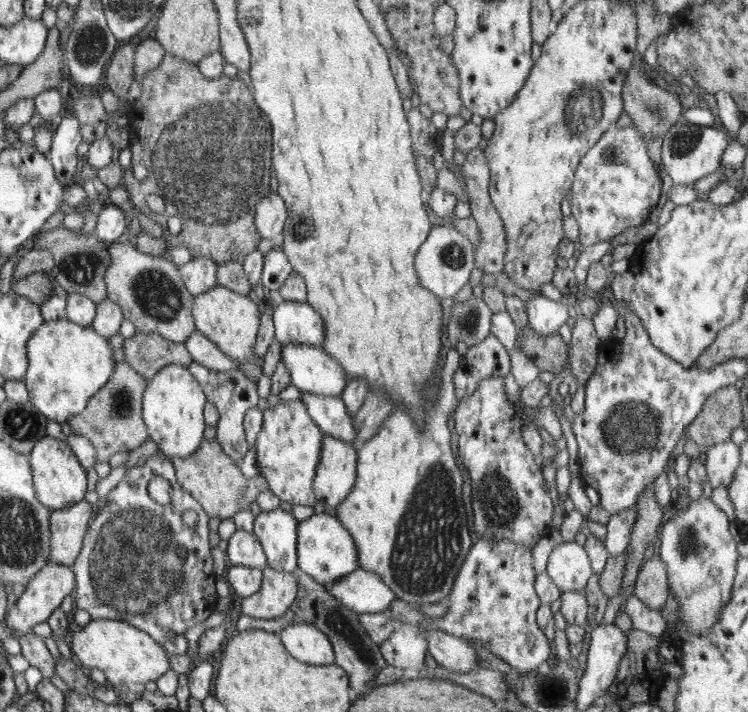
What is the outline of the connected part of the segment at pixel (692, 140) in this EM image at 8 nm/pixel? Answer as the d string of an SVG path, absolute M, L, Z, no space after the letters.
M705 105L689 109L683 117L683 121L673 126L663 137L661 165L672 178L673 184L692 186L700 178L720 170L720 159L730 141L719 127L717 118Z

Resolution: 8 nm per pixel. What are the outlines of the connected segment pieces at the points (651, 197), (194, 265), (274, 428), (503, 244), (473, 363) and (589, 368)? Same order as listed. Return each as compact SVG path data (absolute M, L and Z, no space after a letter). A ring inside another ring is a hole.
M614 126L601 140L586 152L577 166L576 178L570 187L572 217L579 228L580 244L592 246L622 234L630 227L638 227L648 222L650 210L660 200L662 180L648 156L646 144L642 142L634 127Z
M193 257L179 266L187 288L195 298L218 286L217 265L208 257Z
M301 397L294 401L280 403L263 412L263 425L257 435L256 450L260 473L269 482L269 488L278 501L315 506L317 497L314 480L320 466L324 432L308 412Z
M473 149L467 153L466 162L460 166L460 173L464 176L466 192L470 199L471 215L478 224L480 243L477 246L477 265L483 273L497 276L505 267L505 255L508 252L508 234L505 232L504 221L491 201L489 193L490 170L482 154L482 150Z
M490 332L481 341L469 346L461 357L460 367L453 378L456 395L461 400L470 396L481 380L492 376L506 377L510 372L511 358L507 348Z
M578 318L571 328L570 365L572 376L579 384L585 385L594 373L599 349L600 339L595 331L595 326L589 318Z

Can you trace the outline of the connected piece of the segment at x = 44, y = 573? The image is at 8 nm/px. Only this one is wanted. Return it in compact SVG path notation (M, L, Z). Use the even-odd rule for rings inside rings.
M54 562L49 563L46 567L42 568L37 575L34 576L28 586L25 586L26 590L22 592L22 596L16 600L16 604L8 610L5 618L5 625L8 630L12 633L12 637L20 639L27 633L33 631L36 624L40 622L46 622L48 616L56 610L60 609L62 600L66 596L73 596L77 590L77 574L71 567L55 564Z

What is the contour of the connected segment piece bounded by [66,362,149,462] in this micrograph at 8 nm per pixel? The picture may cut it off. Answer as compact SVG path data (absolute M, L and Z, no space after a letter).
M127 362L117 364L117 370L92 399L88 406L77 415L69 416L66 420L74 434L85 436L93 444L97 462L108 462L117 452L130 452L138 448L148 438L148 425L144 424L144 388L146 388L146 374L134 370Z

